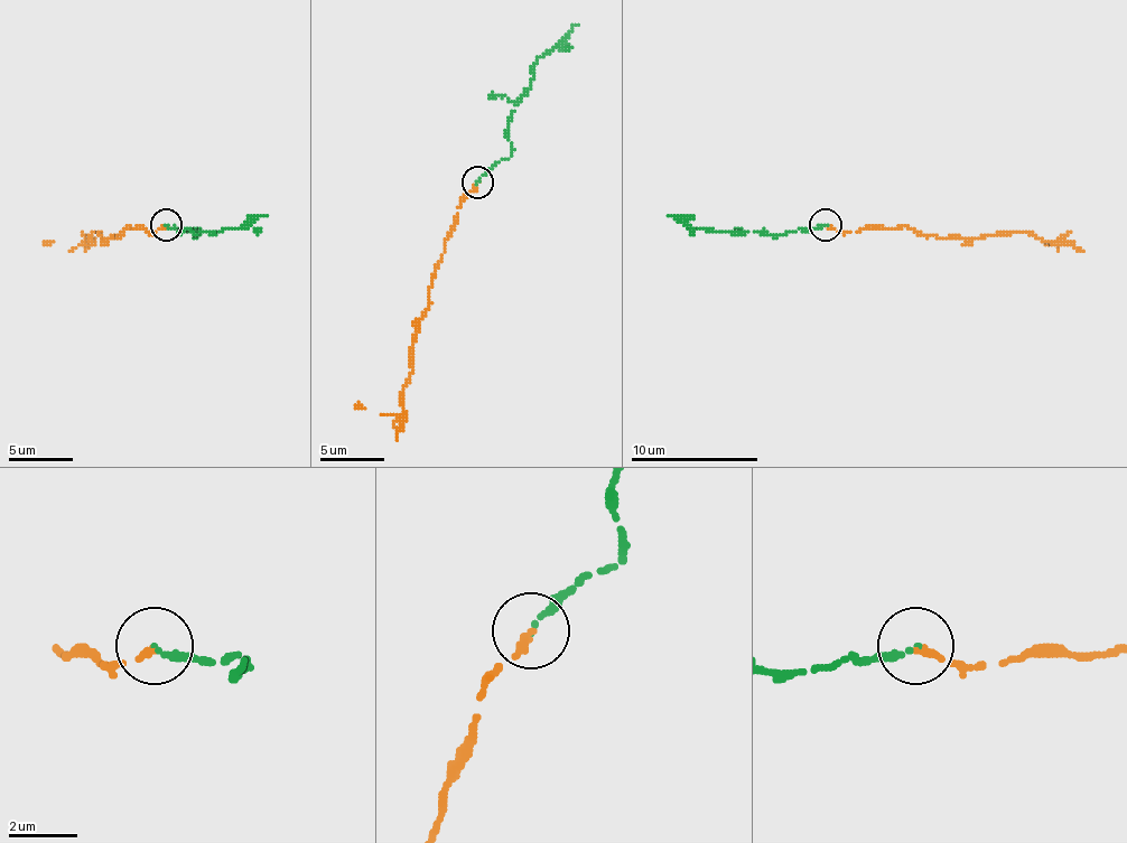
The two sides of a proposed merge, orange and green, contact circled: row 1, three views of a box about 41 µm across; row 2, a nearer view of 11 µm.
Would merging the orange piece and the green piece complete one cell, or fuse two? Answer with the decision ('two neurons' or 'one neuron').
one neuron

